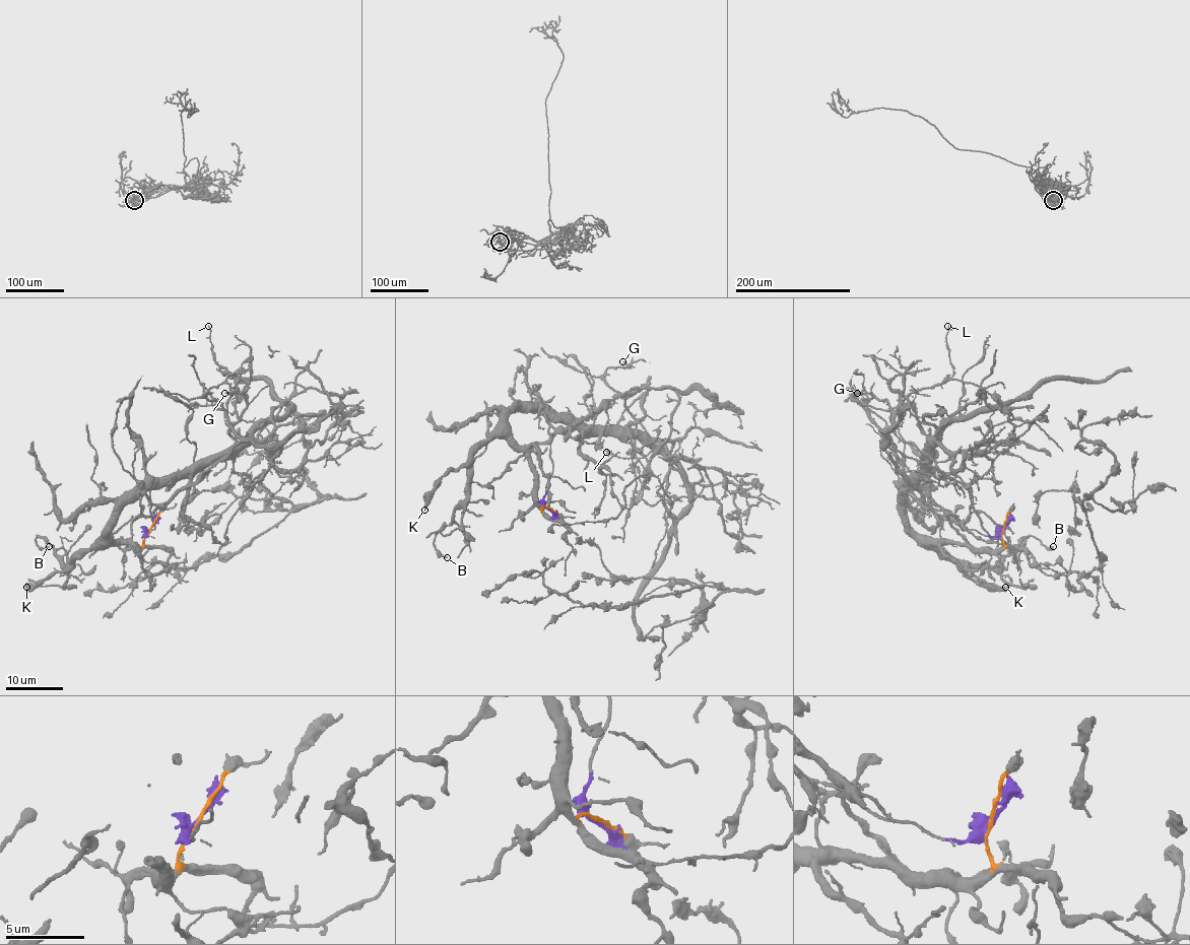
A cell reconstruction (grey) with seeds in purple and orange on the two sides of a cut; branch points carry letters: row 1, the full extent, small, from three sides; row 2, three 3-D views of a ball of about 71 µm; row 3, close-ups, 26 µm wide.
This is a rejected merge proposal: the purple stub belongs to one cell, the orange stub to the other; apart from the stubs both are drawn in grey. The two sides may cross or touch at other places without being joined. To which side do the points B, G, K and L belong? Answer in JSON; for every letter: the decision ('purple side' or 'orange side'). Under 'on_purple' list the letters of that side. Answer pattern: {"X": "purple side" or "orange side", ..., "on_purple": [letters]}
{"B": "orange side", "G": "purple side", "K": "orange side", "L": "purple side", "on_purple": ["G", "L"]}

